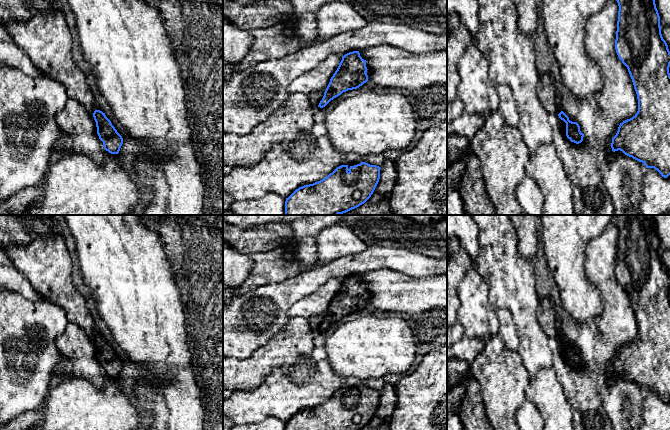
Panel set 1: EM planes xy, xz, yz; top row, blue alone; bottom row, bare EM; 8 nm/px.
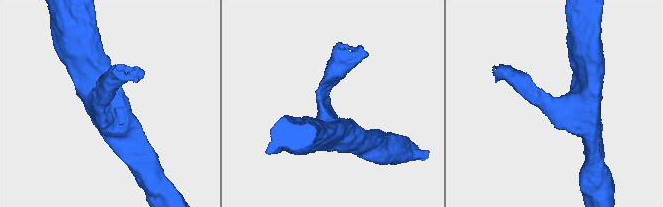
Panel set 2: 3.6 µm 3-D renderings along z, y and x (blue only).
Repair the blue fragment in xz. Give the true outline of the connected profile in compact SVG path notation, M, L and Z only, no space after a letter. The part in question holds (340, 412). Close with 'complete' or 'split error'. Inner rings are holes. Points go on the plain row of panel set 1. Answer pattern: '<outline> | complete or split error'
M366 386L354 390L341 389L324 403L296 413L285 430L360 430L373 418L379 403L380 391Z | complete

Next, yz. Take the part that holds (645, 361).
M617 215L619 230L615 273L619 283L627 291L638 323L638 335L630 343L620 347L612 362L612 375L622 375L625 379L642 386L646 392L654 392L662 401L670 399L670 275L663 263L660 240L652 215Z | complete

